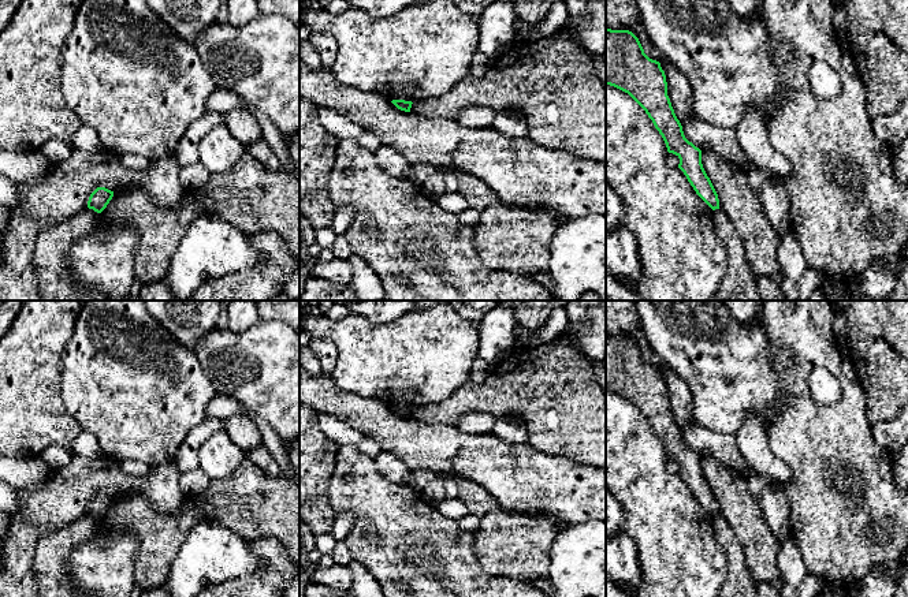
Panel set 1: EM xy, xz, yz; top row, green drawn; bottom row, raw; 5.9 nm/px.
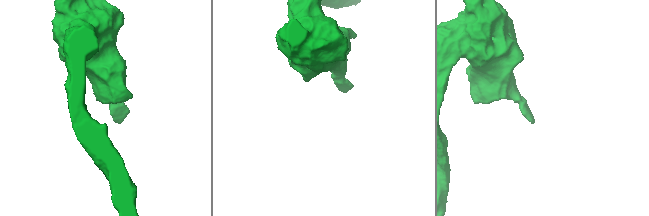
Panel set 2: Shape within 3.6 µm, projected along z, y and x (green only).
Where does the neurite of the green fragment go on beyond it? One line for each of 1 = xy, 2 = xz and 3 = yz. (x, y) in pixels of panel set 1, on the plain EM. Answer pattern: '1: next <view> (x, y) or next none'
1: next none
2: next none
3: next none

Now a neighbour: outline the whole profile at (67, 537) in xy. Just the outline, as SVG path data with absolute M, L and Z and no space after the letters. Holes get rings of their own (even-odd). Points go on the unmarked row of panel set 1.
M93 515L41 536L34 549L33 571L40 597L92 597L78 594L67 579L66 566L75 546L94 537L98 519Z

